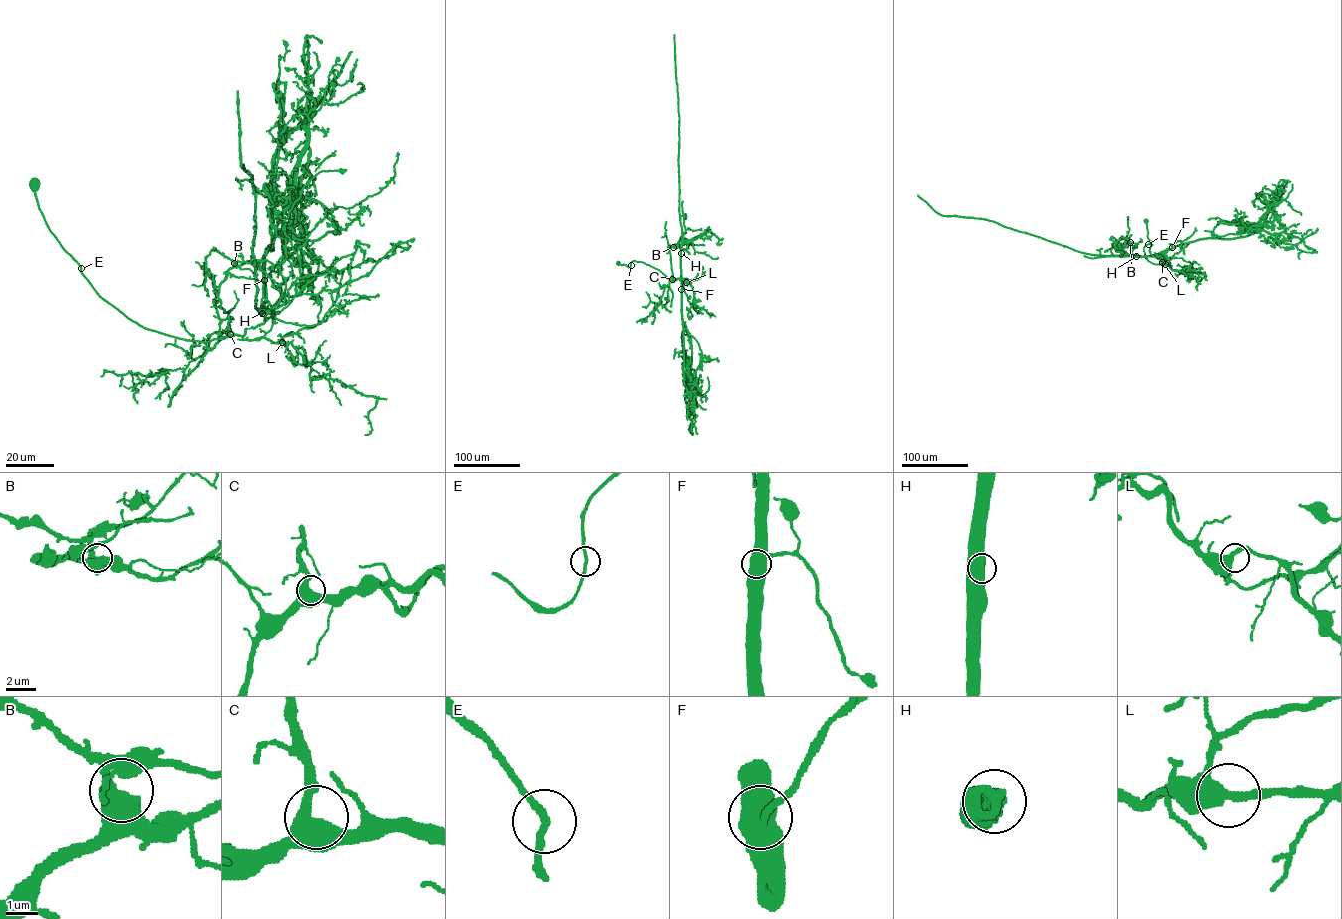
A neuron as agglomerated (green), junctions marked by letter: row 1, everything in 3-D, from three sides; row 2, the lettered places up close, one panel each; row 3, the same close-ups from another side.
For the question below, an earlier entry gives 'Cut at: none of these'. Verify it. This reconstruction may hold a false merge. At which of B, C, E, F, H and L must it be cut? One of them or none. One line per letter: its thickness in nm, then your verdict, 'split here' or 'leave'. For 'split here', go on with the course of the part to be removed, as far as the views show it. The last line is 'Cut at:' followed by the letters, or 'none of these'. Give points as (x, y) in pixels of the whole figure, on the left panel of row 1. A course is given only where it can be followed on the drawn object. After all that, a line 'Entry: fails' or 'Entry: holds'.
B: 600 nm thick; leave
C: 600 nm thick; leave
E: 200 nm thick; leave
F: 460 nm thick; leave
H: 950 nm thick; split here; foreign part runs (262, 313), (263, 283), (265, 321), (243, 336), (186, 340), (139, 325), (103, 299), (50, 230), (33, 178)
L: 480 nm thick; leave
Cut at: H
Entry: fails

